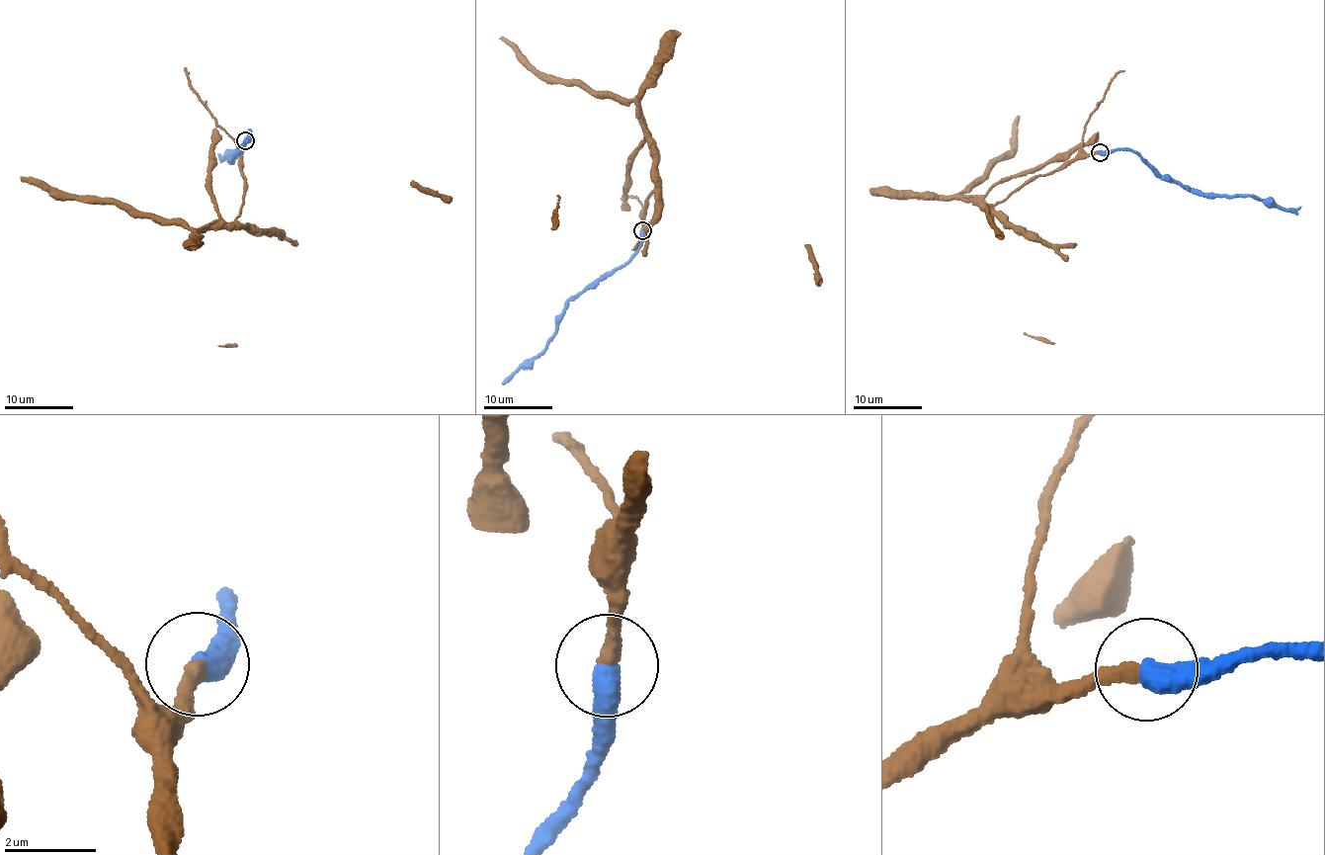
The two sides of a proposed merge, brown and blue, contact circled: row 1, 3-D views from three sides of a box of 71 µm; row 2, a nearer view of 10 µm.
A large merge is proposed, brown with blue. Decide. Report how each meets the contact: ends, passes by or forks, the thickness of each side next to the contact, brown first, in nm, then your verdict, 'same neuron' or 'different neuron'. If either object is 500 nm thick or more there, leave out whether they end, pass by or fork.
calibres 320 and 500 nm; same neuron

